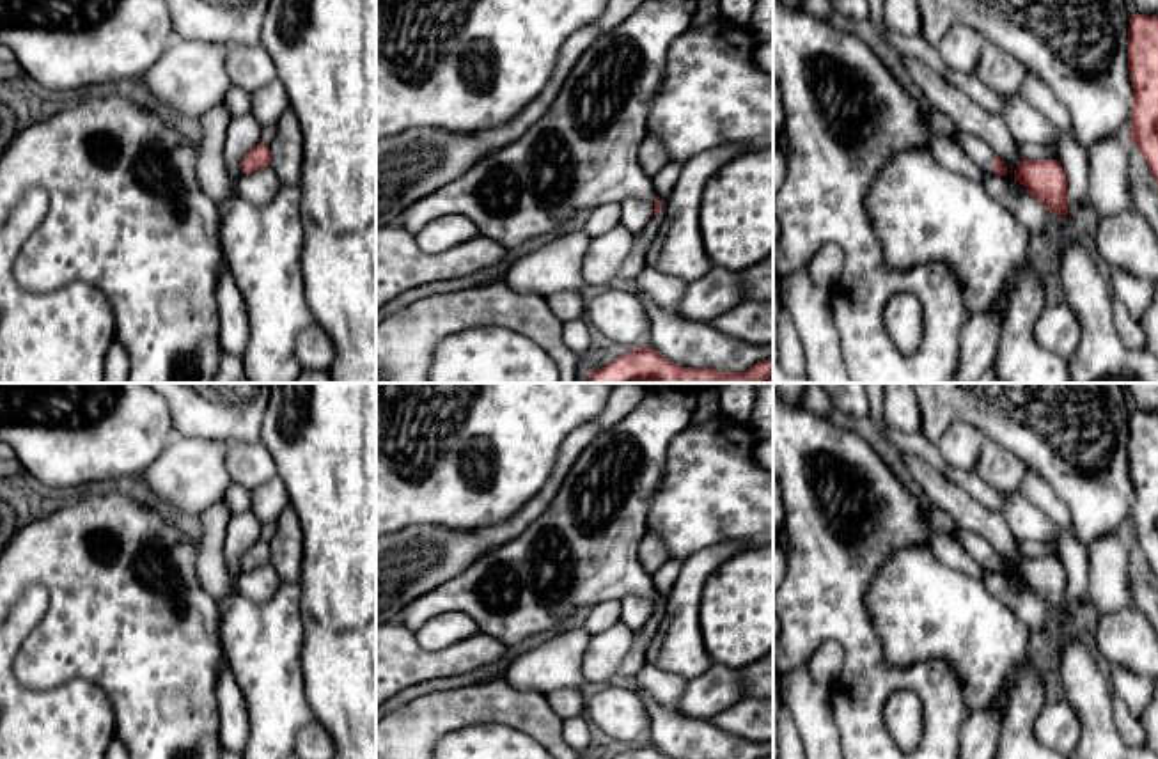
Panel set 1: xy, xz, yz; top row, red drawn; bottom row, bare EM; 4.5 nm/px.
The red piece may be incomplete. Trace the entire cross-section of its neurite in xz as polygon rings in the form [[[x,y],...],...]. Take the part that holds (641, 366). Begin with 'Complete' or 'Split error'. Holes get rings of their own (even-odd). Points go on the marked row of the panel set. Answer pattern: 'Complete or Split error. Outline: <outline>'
Complete. Outline: [[[640,346],[587,376],[587,383],[773,383],[773,358],[743,372],[718,372],[681,367],[653,348]]]

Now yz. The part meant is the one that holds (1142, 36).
Complete. Outline: [[[1131,14],[1128,69],[1133,89],[1130,140],[1158,181],[1158,16]]]

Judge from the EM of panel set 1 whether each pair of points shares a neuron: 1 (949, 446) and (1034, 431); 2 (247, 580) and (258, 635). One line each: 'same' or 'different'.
1: different
2: different

